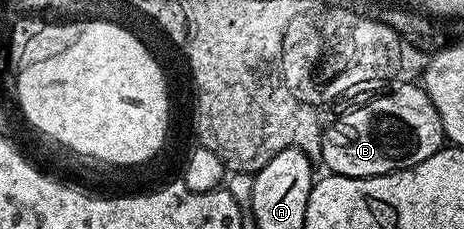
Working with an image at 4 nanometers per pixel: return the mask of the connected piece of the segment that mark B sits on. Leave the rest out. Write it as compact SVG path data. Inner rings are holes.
M396 84L392 93L383 93L380 97L373 98L368 105L363 105L352 113L341 114L328 129L326 126L322 130L319 157L328 165L331 173L342 177L380 177L386 173L395 173L398 169L411 169L417 163L429 159L429 155L444 148L443 124L437 115L437 107L433 107L422 84L403 84L407 85Z

